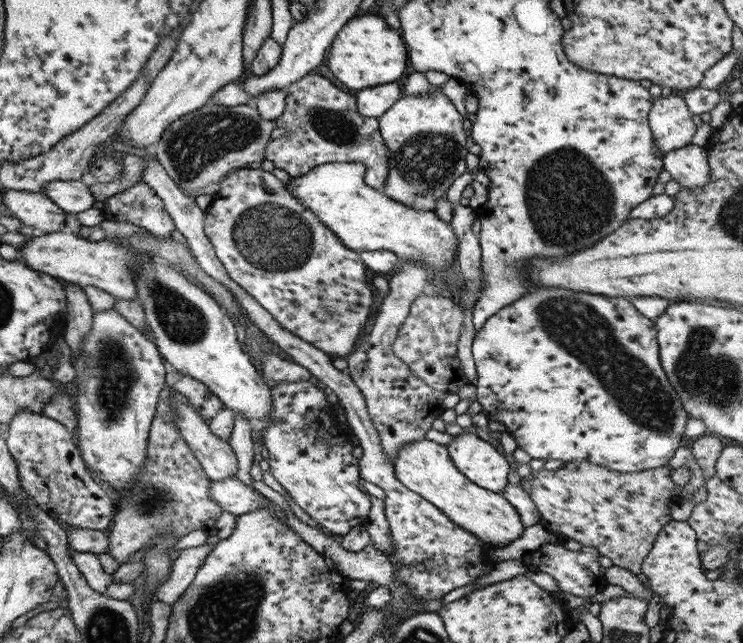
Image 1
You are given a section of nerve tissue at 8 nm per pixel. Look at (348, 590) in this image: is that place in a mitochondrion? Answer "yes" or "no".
no

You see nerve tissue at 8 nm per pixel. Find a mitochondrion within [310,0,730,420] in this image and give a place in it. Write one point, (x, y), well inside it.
(568, 205)

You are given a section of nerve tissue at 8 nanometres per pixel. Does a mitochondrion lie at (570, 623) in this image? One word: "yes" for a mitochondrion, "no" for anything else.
no

